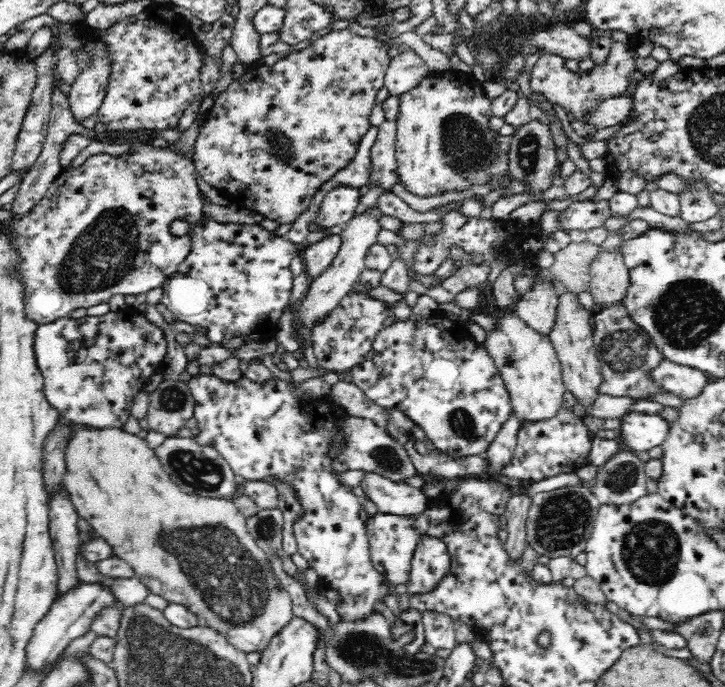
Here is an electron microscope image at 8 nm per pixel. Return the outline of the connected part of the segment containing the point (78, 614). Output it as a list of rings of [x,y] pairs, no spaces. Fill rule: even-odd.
[[[84,583],[80,585],[80,588],[76,588],[72,594],[68,594],[61,601],[53,603],[48,614],[36,625],[35,634],[31,638],[32,642],[28,646],[29,668],[40,670],[53,662],[71,640],[81,637],[88,631],[92,616],[102,606],[115,604],[114,599],[111,591],[104,587]]]

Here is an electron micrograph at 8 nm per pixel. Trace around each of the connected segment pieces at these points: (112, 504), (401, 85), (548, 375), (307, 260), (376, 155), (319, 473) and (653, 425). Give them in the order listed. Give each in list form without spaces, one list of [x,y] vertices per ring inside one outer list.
[[[66,419],[62,421],[64,421],[64,435],[58,437],[64,438],[64,442],[62,442],[62,453],[64,453],[64,460],[66,463],[66,474],[64,475],[63,486],[64,492],[66,492],[66,495],[68,495],[69,502],[74,505],[78,517],[88,521],[88,524],[92,526],[92,529],[98,532],[98,536],[101,537],[109,545],[115,557],[122,558],[123,560],[126,560],[130,564],[132,564],[132,569],[134,569],[134,571],[138,573],[138,579],[140,579],[140,581],[144,585],[146,585],[146,587],[148,587],[151,593],[153,593],[154,595],[162,596],[162,598],[165,598],[169,603],[176,602],[178,604],[183,604],[184,606],[187,606],[199,618],[200,626],[212,627],[216,632],[219,632],[222,636],[226,637],[227,642],[236,647],[236,649],[239,649],[246,654],[255,651],[263,652],[269,646],[273,638],[290,622],[290,620],[292,620],[294,614],[293,610],[290,607],[290,598],[285,592],[283,592],[280,583],[275,579],[274,574],[271,572],[272,568],[270,567],[268,558],[266,557],[266,554],[262,551],[262,549],[259,548],[259,545],[254,541],[254,538],[252,537],[250,531],[248,531],[247,518],[244,516],[244,514],[242,514],[242,512],[240,512],[238,506],[236,505],[236,502],[228,498],[196,496],[184,492],[178,485],[176,485],[176,483],[172,482],[170,476],[166,474],[166,471],[164,470],[164,467],[162,466],[158,455],[155,453],[155,449],[150,448],[148,443],[146,443],[146,439],[141,438],[136,434],[132,434],[132,432],[126,432],[126,430],[124,430],[123,428],[118,428],[117,426],[104,426],[104,428],[102,428],[101,426],[94,426],[93,424],[78,424],[73,420]]]
[[[408,48],[398,56],[391,56],[386,75],[382,78],[383,88],[388,97],[398,97],[416,86],[426,72],[429,72],[426,64]]]
[[[495,314],[501,329],[487,333],[485,345],[495,357],[508,389],[511,405],[520,419],[538,422],[548,420],[558,414],[564,406],[564,394],[567,388],[563,383],[561,364],[556,356],[553,344],[532,330],[524,321],[512,314]]]
[[[330,233],[315,243],[304,244],[301,254],[309,278],[318,276],[338,252],[341,245],[341,235]]]
[[[384,121],[377,127],[376,138],[370,148],[366,188],[382,188],[382,192],[392,192],[396,184],[403,185],[396,149],[396,123]]]
[[[199,373],[198,375],[192,375],[190,380],[184,383],[186,387],[188,387],[190,395],[192,395],[192,398],[196,401],[196,404],[194,404],[193,416],[197,419],[197,428],[199,429],[197,441],[200,444],[203,444],[204,446],[213,446],[216,448],[216,450],[218,450],[218,452],[228,461],[228,464],[231,466],[231,469],[235,472],[235,474],[238,474],[238,476],[243,476],[247,481],[264,480],[266,482],[273,482],[275,479],[278,479],[284,483],[286,482],[293,484],[296,494],[299,497],[303,509],[305,510],[303,517],[297,523],[294,523],[293,527],[294,537],[296,537],[296,543],[298,543],[298,553],[306,559],[310,565],[310,568],[314,569],[316,573],[318,573],[320,583],[323,586],[330,584],[334,590],[341,593],[343,596],[343,603],[337,605],[337,609],[339,610],[341,616],[347,616],[347,618],[360,618],[360,616],[364,616],[364,614],[372,612],[373,604],[385,594],[398,596],[399,594],[406,593],[410,596],[415,593],[429,592],[432,588],[434,588],[434,586],[436,586],[438,580],[440,580],[440,578],[447,572],[448,566],[450,566],[450,559],[446,544],[436,536],[424,535],[424,533],[420,531],[420,526],[415,526],[415,532],[417,532],[417,542],[416,548],[414,548],[414,553],[412,554],[412,559],[410,559],[411,570],[406,582],[394,584],[378,573],[378,570],[374,568],[374,564],[371,561],[371,555],[369,554],[369,543],[366,533],[368,520],[367,513],[365,512],[363,506],[360,505],[360,500],[358,500],[358,497],[351,492],[351,487],[343,485],[339,481],[337,474],[330,471],[329,465],[331,464],[331,460],[327,458],[325,454],[327,452],[326,440],[330,438],[330,432],[332,432],[332,420],[330,420],[330,418],[322,418],[320,413],[316,416],[316,411],[318,406],[323,406],[324,408],[326,405],[331,406],[326,399],[319,397],[308,398],[306,395],[297,394],[295,384],[289,385],[281,380],[278,382],[256,383],[255,381],[248,379],[244,374],[242,374],[238,380],[231,382],[219,378],[217,375]]]
[[[628,411],[620,417],[617,440],[623,449],[637,454],[664,442],[666,419],[660,415]]]

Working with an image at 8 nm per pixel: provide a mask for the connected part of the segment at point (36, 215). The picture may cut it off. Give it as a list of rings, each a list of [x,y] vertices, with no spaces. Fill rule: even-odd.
[[[148,140],[141,141],[141,144],[136,146],[134,152],[126,150],[119,155],[102,152],[88,157],[82,166],[64,168],[60,177],[46,193],[46,196],[31,209],[31,213],[14,222],[15,241],[19,246],[21,256],[23,256],[21,258],[23,260],[21,268],[23,268],[27,284],[25,303],[28,306],[28,315],[41,325],[48,324],[60,318],[70,317],[70,312],[78,308],[87,309],[90,306],[96,306],[96,304],[106,304],[116,294],[144,294],[144,292],[147,293],[152,288],[164,284],[168,277],[176,272],[180,264],[184,262],[190,248],[190,235],[187,234],[181,237],[173,235],[170,233],[170,224],[173,220],[185,220],[191,224],[194,220],[200,218],[202,208],[204,208],[203,194],[198,187],[198,180],[196,180],[198,175],[193,156],[186,156],[186,154],[182,154],[178,150],[172,150],[168,145],[160,148],[152,146]]]

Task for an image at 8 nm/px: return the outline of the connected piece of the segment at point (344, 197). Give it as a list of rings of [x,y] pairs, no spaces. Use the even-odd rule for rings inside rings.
[[[346,184],[333,188],[322,201],[316,223],[322,228],[330,228],[339,223],[344,226],[352,219],[352,214],[360,202],[358,189]]]

